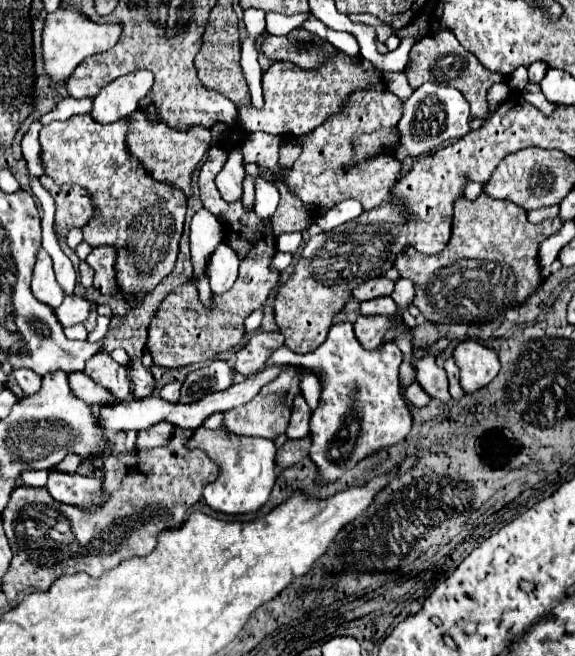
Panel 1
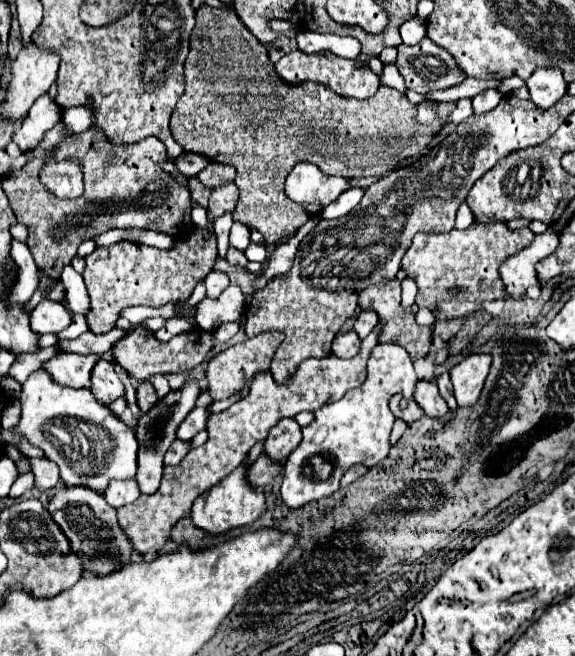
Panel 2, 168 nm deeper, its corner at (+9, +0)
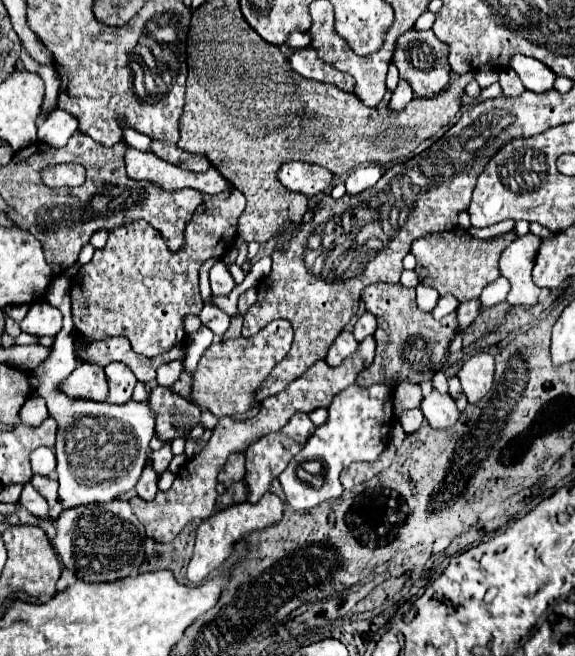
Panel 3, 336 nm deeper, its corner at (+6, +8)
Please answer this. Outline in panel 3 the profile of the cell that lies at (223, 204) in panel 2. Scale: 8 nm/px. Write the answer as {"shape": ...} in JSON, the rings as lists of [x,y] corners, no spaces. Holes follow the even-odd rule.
{"shape":[[[230,190],[230,196],[224,200],[222,198],[204,200],[196,208],[192,220],[188,222],[188,242],[178,254],[170,254],[160,232],[154,230],[144,220],[134,220],[118,228],[112,228],[108,236],[108,244],[102,250],[96,250],[94,258],[86,266],[82,266],[76,280],[72,280],[70,302],[72,302],[72,320],[76,332],[90,340],[102,340],[106,336],[124,336],[130,340],[134,352],[148,358],[164,354],[176,344],[180,344],[186,338],[184,318],[190,314],[198,316],[204,306],[198,290],[200,266],[210,258],[218,258],[218,256],[222,258],[230,250],[236,236],[238,218],[244,212],[244,208],[246,208],[246,198],[242,196],[242,192],[236,190]]]}

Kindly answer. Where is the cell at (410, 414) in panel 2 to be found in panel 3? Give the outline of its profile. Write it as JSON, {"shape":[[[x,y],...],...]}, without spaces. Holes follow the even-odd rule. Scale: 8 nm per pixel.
{"shape":[[[414,408],[414,410],[402,412],[402,416],[400,416],[398,422],[402,424],[402,430],[406,434],[412,434],[412,432],[418,432],[418,428],[424,424],[424,416],[422,416],[420,408]]]}

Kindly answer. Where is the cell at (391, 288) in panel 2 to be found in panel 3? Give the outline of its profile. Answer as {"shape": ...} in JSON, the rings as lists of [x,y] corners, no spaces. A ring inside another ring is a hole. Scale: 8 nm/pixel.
{"shape":[[[370,284],[362,290],[362,300],[366,310],[378,320],[378,330],[374,334],[378,346],[374,362],[358,374],[356,384],[368,388],[372,384],[392,384],[392,380],[396,386],[402,382],[422,384],[424,380],[432,380],[432,376],[442,370],[446,350],[458,332],[456,312],[442,320],[434,320],[430,312],[418,308],[414,288],[404,288],[402,284]]]}

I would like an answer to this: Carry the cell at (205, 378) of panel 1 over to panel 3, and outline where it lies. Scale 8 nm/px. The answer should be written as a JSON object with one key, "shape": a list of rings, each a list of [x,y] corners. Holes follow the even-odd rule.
{"shape":[[[150,462],[144,468],[144,472],[142,472],[138,484],[134,486],[134,490],[136,490],[136,494],[142,500],[152,500],[156,496],[156,492],[158,492],[158,480],[156,480],[156,474],[152,472],[152,468],[150,468]]]}

